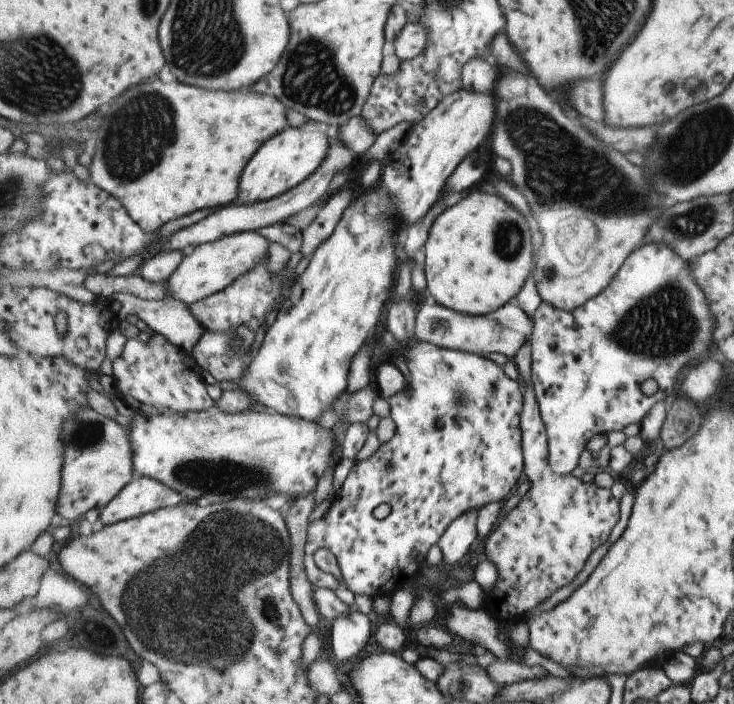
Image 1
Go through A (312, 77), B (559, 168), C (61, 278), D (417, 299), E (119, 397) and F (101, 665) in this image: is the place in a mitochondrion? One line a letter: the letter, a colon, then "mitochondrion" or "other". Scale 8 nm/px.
A: mitochondrion
B: mitochondrion
C: other
D: other
E: other
F: other

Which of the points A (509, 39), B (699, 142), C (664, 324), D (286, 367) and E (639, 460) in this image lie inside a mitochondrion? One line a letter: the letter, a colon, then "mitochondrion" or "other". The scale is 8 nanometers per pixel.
A: other
B: mitochondrion
C: mitochondrion
D: mitochondrion
E: other

